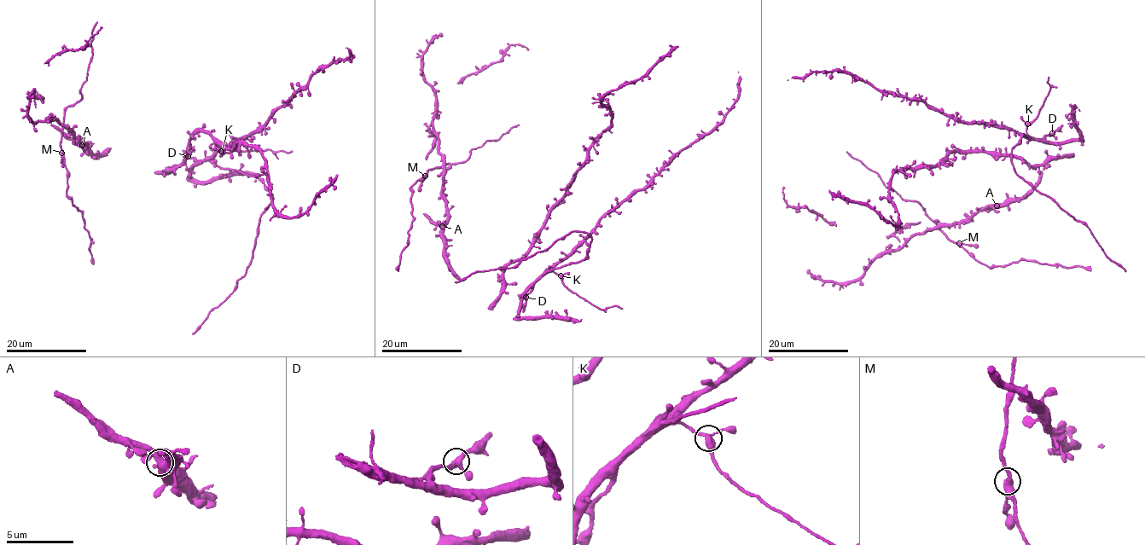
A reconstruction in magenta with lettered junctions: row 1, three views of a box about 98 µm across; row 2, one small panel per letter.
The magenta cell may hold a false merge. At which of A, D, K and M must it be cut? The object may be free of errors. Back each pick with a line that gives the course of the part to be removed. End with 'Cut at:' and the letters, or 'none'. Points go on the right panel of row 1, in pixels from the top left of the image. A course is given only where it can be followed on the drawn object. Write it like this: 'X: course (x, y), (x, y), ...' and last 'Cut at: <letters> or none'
K: course (1027, 124), (1034, 122), (1051, 86), (1047, 82), (1048, 76)
Cut at: K

